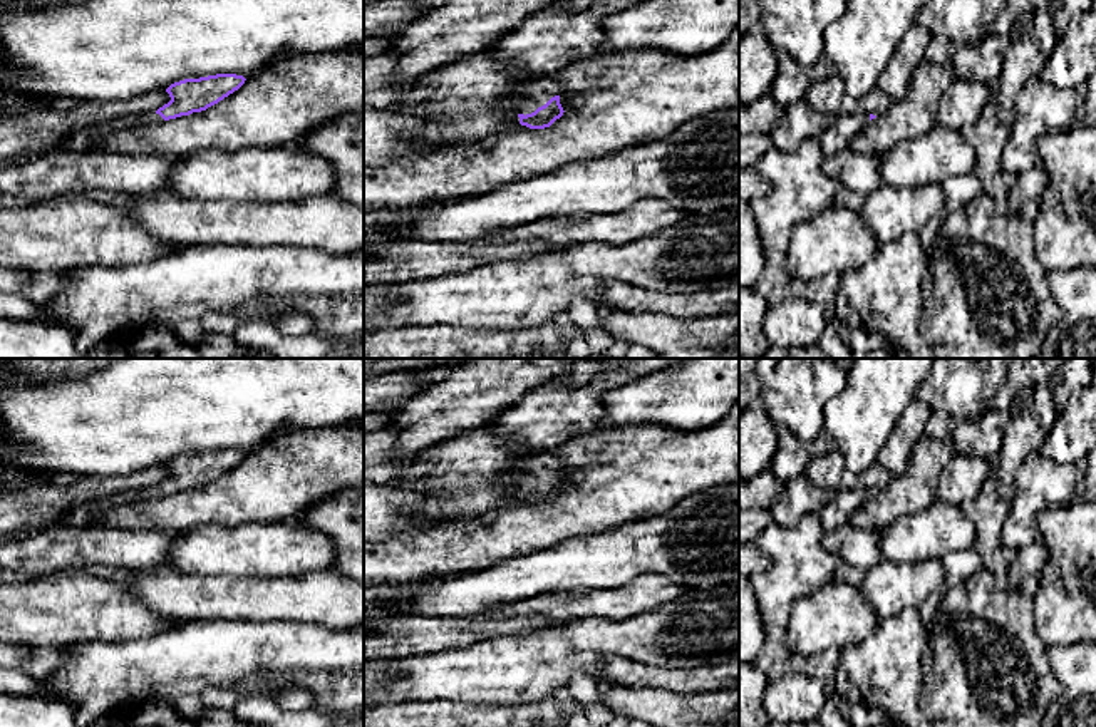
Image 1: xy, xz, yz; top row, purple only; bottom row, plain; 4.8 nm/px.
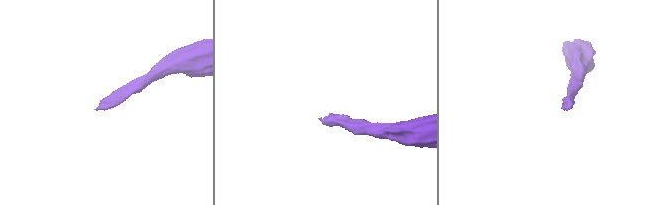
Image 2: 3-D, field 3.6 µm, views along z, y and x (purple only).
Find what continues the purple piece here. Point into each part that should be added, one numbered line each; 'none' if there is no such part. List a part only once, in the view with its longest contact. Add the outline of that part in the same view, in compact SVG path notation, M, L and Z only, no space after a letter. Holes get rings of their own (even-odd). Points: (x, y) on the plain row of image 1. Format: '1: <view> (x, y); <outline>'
1: xz (535, 466); M526 451L523 457L516 459L518 466L509 472L491 474L493 479L503 486L516 489L531 489L545 481L551 472L560 471L560 462L551 451Z

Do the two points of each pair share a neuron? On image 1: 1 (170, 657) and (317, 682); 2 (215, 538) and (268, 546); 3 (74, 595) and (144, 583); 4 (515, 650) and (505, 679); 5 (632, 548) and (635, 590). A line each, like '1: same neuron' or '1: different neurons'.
1: different neurons
2: same neuron
3: different neurons
4: same neuron
5: different neurons

